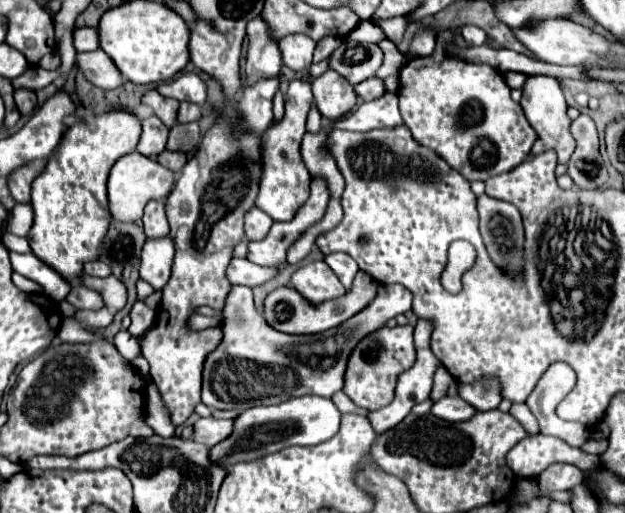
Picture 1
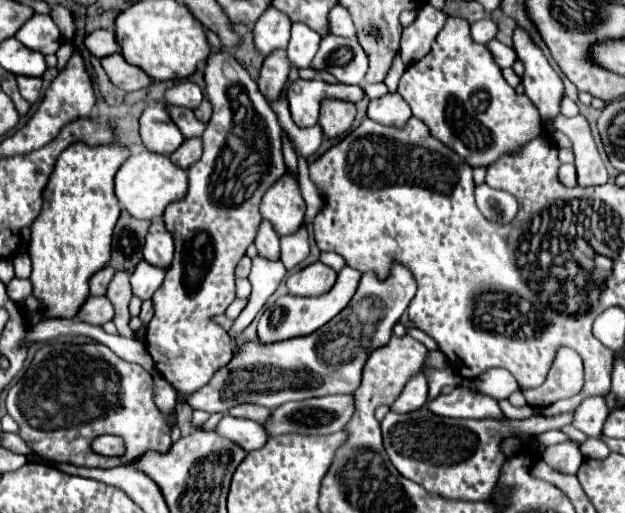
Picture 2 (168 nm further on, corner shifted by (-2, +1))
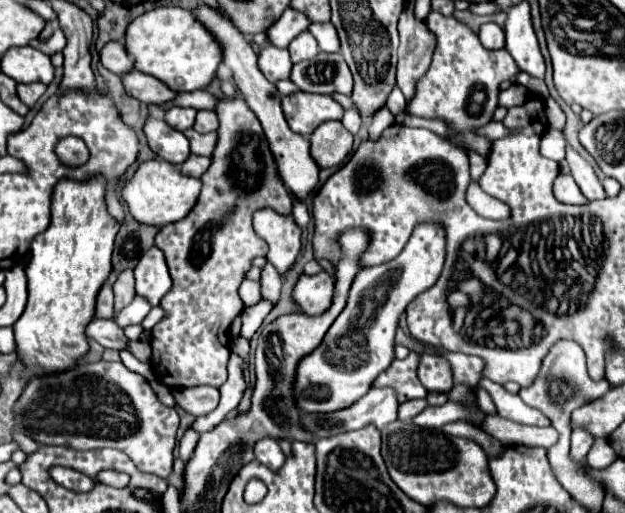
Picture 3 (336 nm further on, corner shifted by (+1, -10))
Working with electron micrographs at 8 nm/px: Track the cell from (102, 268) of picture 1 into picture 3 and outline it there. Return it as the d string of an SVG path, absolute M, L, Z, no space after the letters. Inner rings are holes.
M104 283L102 289L100 289L100 293L98 293L98 297L96 297L96 317L114 317L112 301L114 301L112 285Z

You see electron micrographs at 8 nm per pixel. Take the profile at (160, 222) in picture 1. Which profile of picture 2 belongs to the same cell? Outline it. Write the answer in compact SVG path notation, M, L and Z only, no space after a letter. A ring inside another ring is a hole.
M153 222L143 246L143 258L145 262L157 266L157 268L169 268L173 260L173 238L165 230L163 222Z

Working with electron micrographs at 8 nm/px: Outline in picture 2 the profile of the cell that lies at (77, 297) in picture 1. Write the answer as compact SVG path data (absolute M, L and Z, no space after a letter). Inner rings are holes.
M89 296L77 318L91 326L103 326L105 322L113 320L113 304L105 296Z

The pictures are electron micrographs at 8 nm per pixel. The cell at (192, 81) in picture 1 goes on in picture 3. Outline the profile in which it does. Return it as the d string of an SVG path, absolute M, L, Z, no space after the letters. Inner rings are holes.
M172 107L172 109L166 111L164 119L166 119L166 123L170 123L170 127L184 131L184 129L190 129L194 125L196 109L192 109L192 107Z

